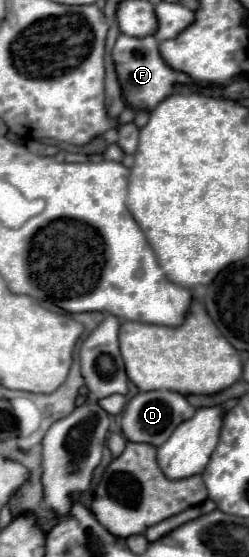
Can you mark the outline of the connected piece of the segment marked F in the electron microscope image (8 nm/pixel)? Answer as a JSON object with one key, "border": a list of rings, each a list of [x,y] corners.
{"border":[[[118,35],[114,51],[112,51],[118,81],[122,87],[122,95],[126,103],[134,109],[154,109],[162,99],[174,93],[174,83],[188,83],[190,77],[172,71],[160,57],[158,41],[156,37],[130,37],[130,35]]]}

